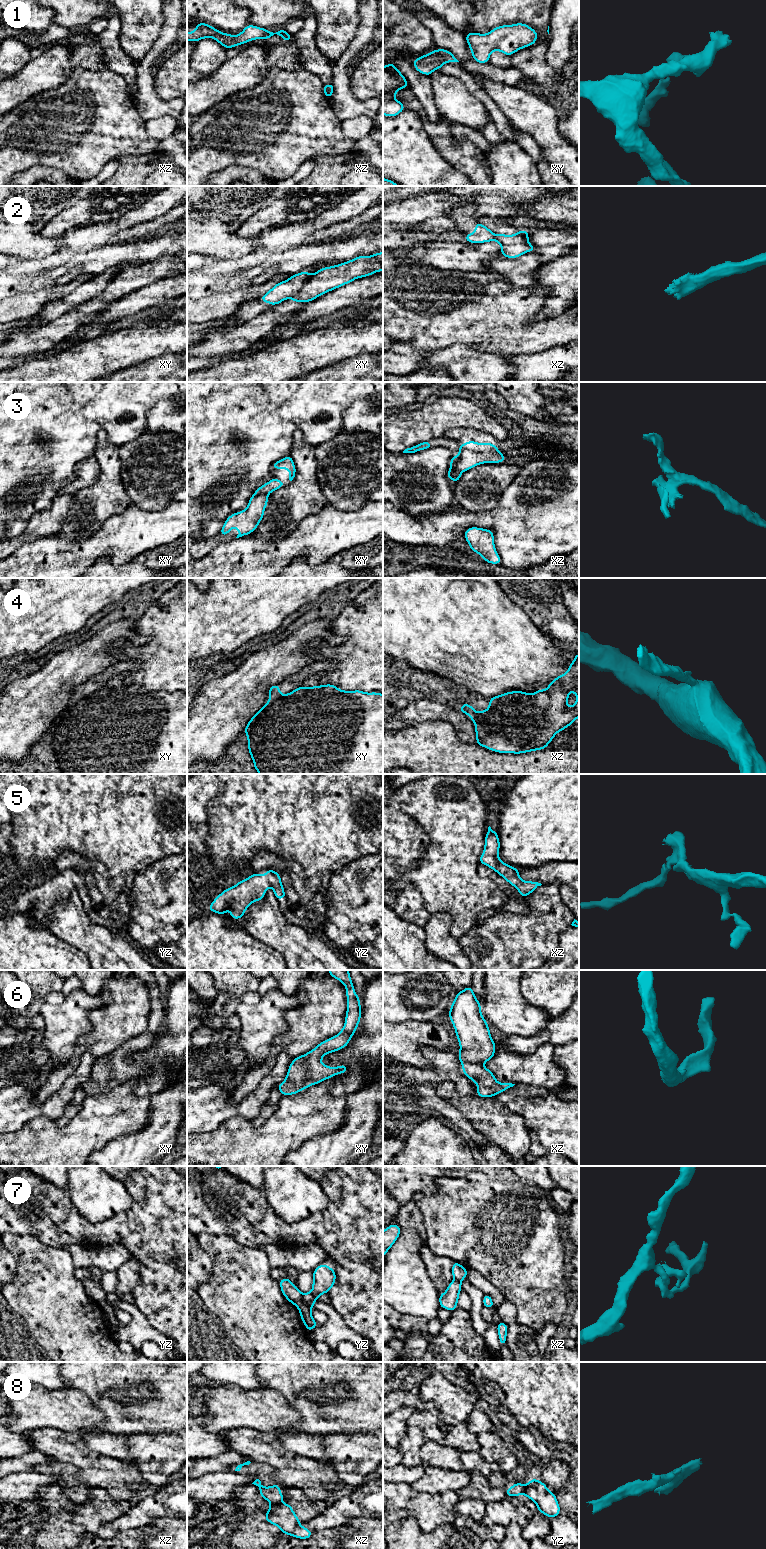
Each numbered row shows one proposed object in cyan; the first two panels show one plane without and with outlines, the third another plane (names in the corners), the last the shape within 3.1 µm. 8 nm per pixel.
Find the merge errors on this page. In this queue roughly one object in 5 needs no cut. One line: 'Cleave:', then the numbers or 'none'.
Cleave: 2, 3, 4, 7, 8

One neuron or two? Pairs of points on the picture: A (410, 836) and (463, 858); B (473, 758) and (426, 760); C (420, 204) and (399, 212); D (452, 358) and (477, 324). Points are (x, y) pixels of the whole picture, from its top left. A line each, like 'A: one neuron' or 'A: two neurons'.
A: two neurons
B: one neuron
C: one neuron
D: two neurons

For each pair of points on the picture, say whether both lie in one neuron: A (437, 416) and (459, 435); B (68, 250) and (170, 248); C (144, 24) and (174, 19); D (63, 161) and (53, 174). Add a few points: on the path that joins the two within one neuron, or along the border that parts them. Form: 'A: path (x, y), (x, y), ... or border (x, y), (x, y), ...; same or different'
A: border (459, 428), (450, 428), (442, 435); different
B: border (108, 242), (91, 250); different
C: border (163, 10), (164, 24), (158, 39), (154, 43); different
D: border (34, 165), (46, 165), (57, 168), (70, 175); different

